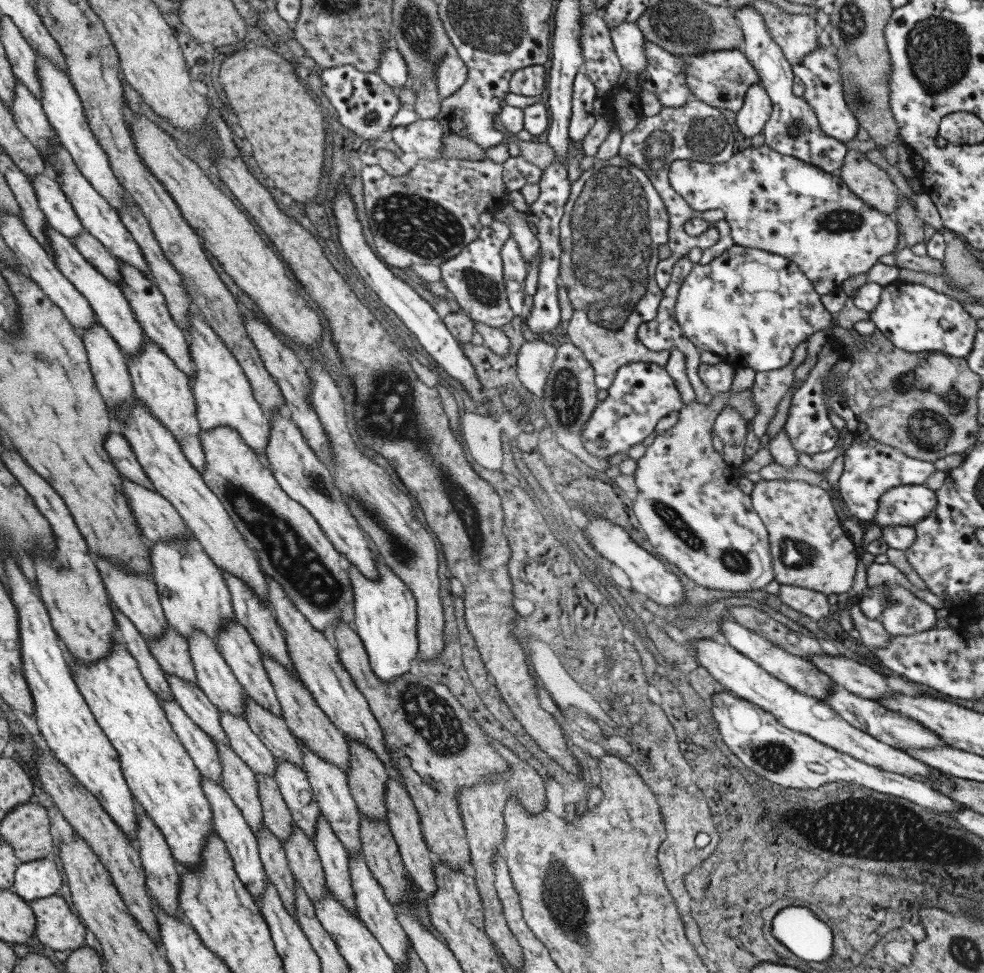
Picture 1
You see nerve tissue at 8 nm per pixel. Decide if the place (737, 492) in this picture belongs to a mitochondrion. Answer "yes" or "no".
no

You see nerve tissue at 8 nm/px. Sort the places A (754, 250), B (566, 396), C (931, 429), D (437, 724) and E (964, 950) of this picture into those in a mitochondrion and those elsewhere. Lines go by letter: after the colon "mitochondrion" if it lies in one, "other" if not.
A: other
B: mitochondrion
C: mitochondrion
D: mitochondrion
E: mitochondrion

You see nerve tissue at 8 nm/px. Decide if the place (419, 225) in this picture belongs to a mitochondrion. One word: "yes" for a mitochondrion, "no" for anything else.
yes

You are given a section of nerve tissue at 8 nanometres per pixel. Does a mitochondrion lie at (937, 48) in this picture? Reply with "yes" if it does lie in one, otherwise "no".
yes

